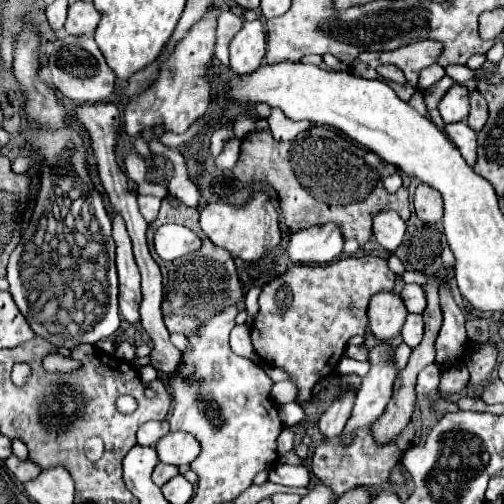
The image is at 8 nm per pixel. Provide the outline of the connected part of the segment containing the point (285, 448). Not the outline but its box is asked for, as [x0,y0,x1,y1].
[277,427,294,456]

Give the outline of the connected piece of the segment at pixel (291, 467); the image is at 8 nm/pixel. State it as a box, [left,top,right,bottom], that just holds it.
[268,464,312,488]

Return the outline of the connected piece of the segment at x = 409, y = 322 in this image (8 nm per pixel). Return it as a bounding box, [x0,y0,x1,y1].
[402,314,424,348]

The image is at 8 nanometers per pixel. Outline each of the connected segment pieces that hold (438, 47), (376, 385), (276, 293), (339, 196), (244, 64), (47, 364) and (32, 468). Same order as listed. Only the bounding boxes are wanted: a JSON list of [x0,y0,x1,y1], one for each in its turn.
[[380,40,442,102],[342,342,398,442],[252,256,394,404],[232,126,410,244],[230,20,266,74],[44,354,80,372],[6,456,40,482]]

